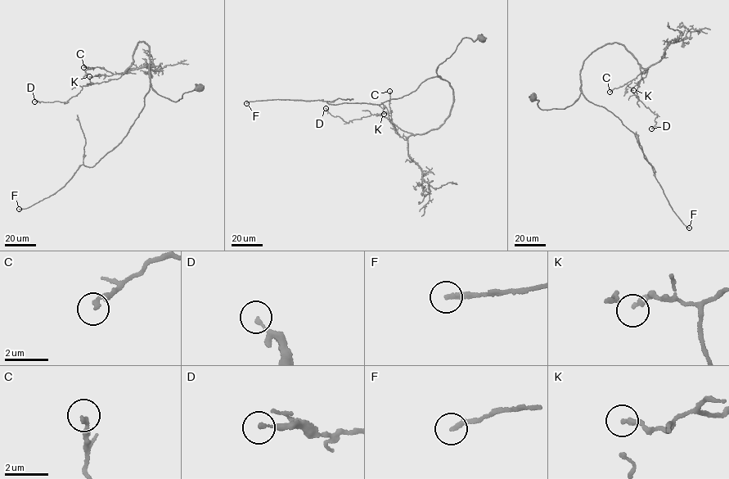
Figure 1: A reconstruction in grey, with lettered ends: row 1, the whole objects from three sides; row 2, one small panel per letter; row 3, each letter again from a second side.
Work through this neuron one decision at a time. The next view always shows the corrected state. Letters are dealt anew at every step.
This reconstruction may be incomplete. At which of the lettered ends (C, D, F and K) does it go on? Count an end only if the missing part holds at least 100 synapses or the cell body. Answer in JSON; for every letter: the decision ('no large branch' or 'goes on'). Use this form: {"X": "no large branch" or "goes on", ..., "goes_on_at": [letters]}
{"C": "no large branch", "D": "no large branch", "F": "goes on", "K": "no large branch", "goes_on_at": ["F"]}

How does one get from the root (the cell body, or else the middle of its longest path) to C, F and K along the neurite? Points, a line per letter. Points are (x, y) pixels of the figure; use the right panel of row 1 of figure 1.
C: (533, 97), (542, 110), (572, 105), (581, 92), (583, 61), (607, 44), (619, 42), (648, 69), (609, 92)
F: (533, 97), (542, 110), (564, 109), (582, 92), (618, 117), (634, 133), (672, 210), (689, 228)
K: (533, 97), (542, 110), (572, 105), (581, 92), (583, 61), (614, 42), (648, 69), (633, 90)

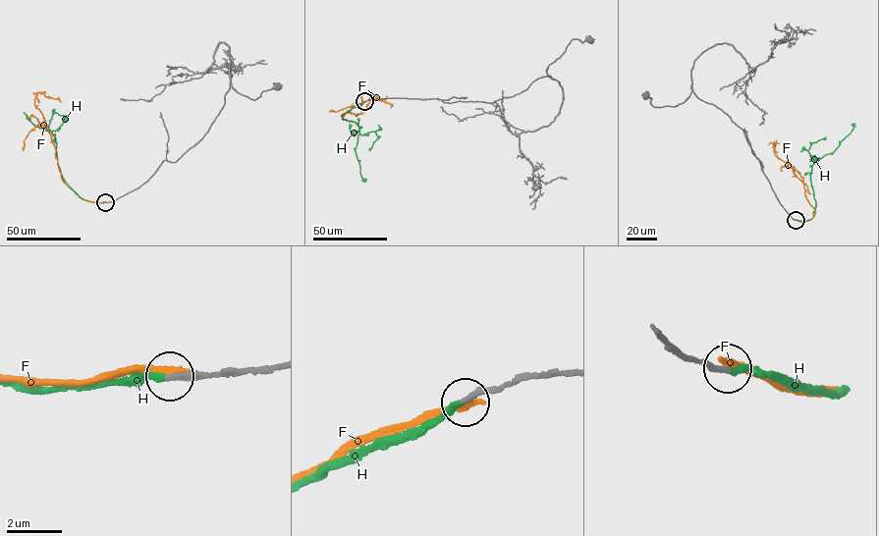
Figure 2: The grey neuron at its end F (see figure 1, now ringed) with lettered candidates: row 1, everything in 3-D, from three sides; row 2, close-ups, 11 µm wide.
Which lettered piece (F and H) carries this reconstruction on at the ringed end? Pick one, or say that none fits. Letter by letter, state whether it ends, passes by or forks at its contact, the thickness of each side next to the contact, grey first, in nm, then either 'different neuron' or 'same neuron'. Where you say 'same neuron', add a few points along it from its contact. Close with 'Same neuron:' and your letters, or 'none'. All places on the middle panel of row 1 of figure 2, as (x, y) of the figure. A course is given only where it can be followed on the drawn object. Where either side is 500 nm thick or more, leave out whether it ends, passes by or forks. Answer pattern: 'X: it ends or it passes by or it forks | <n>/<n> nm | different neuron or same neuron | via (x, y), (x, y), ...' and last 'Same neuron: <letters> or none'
F: it ends | 240/280 nm | different neuron
H: it ends | 200/240 nm | same neuron | via (364, 101), (347, 111), (342, 118), (355, 122), (360, 128), (355, 151), (365, 182)
Same neuron: H

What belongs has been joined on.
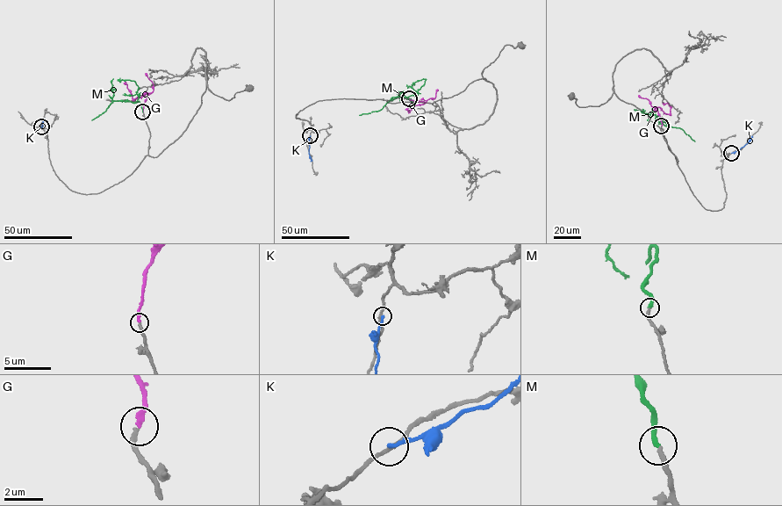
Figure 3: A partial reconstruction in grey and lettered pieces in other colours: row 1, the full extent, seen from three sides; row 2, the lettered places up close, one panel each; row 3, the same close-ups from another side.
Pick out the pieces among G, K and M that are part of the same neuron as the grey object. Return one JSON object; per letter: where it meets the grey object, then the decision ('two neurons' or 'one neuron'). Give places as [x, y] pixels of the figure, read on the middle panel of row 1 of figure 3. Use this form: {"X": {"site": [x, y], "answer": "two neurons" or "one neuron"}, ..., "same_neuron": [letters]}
{"G": {"site": [409, 98], "answer": "one neuron"}, "K": {"site": [310, 135], "answer": "two neurons"}, "M": {"site": [409, 98], "answer": "two neurons"}, "same_neuron": ["G"]}

